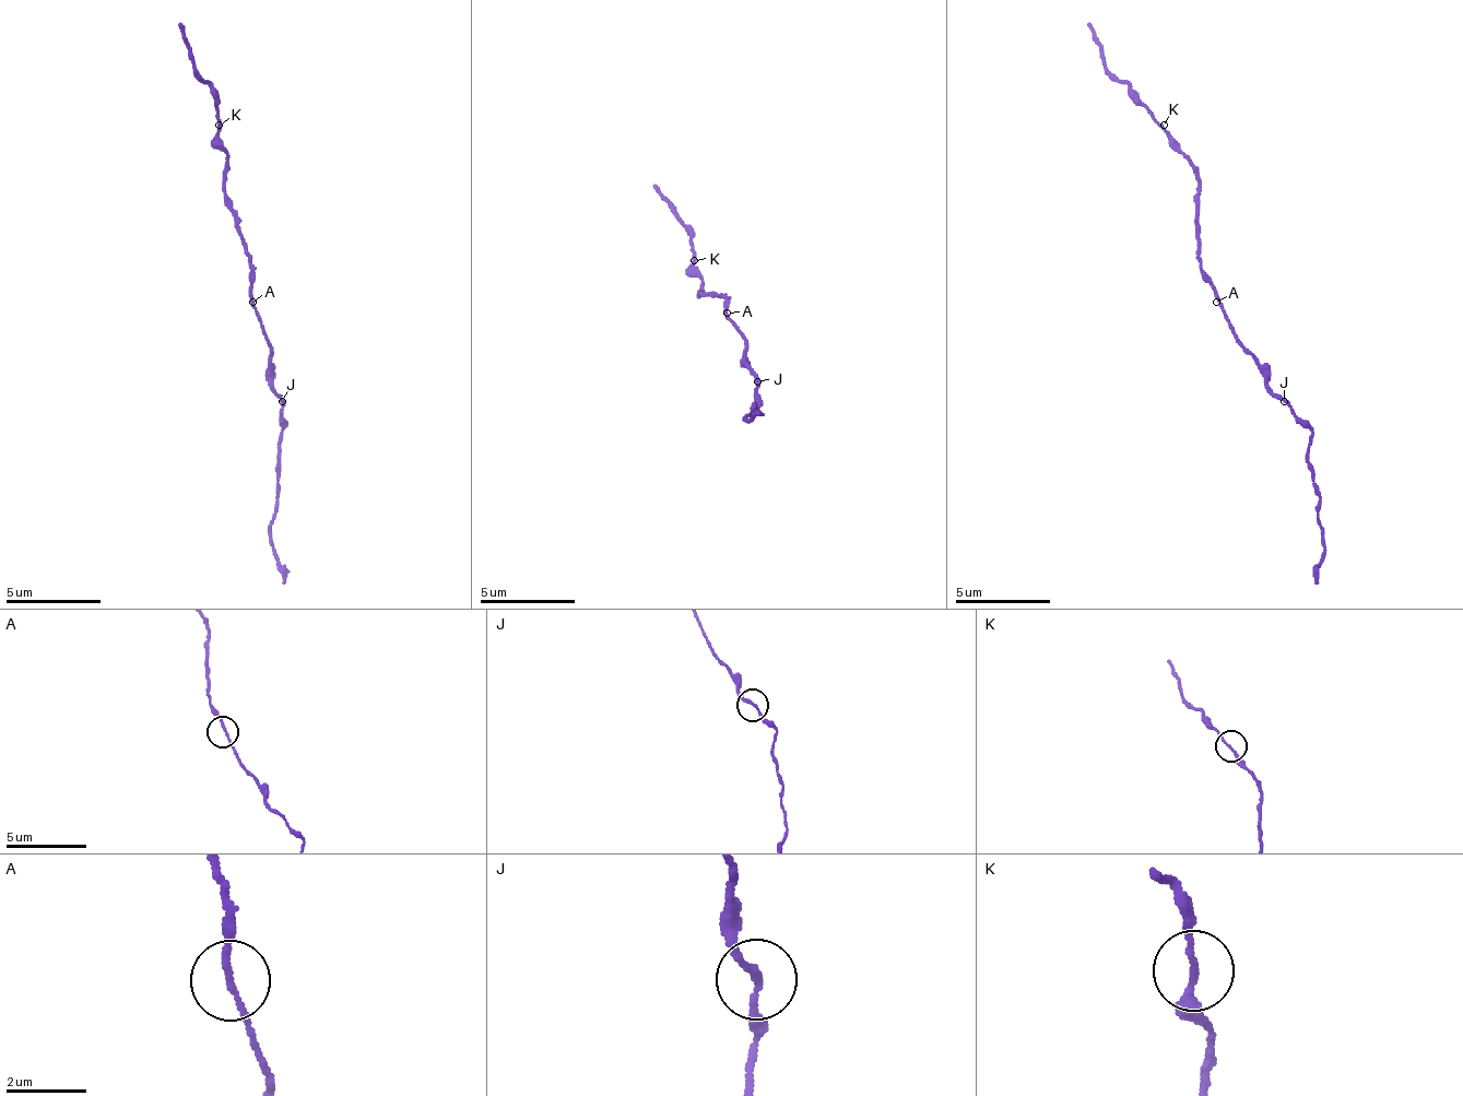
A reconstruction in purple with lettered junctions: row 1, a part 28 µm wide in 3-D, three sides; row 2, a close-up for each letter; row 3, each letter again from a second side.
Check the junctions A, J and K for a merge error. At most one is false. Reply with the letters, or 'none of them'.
none of them

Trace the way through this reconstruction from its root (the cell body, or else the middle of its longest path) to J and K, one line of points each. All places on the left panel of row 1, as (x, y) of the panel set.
J: (252, 297), (257, 321), (271, 350), (271, 393), (281, 402)
K: (252, 297), (248, 245), (238, 231), (238, 211), (224, 192), (224, 144), (219, 140), (219, 125)

